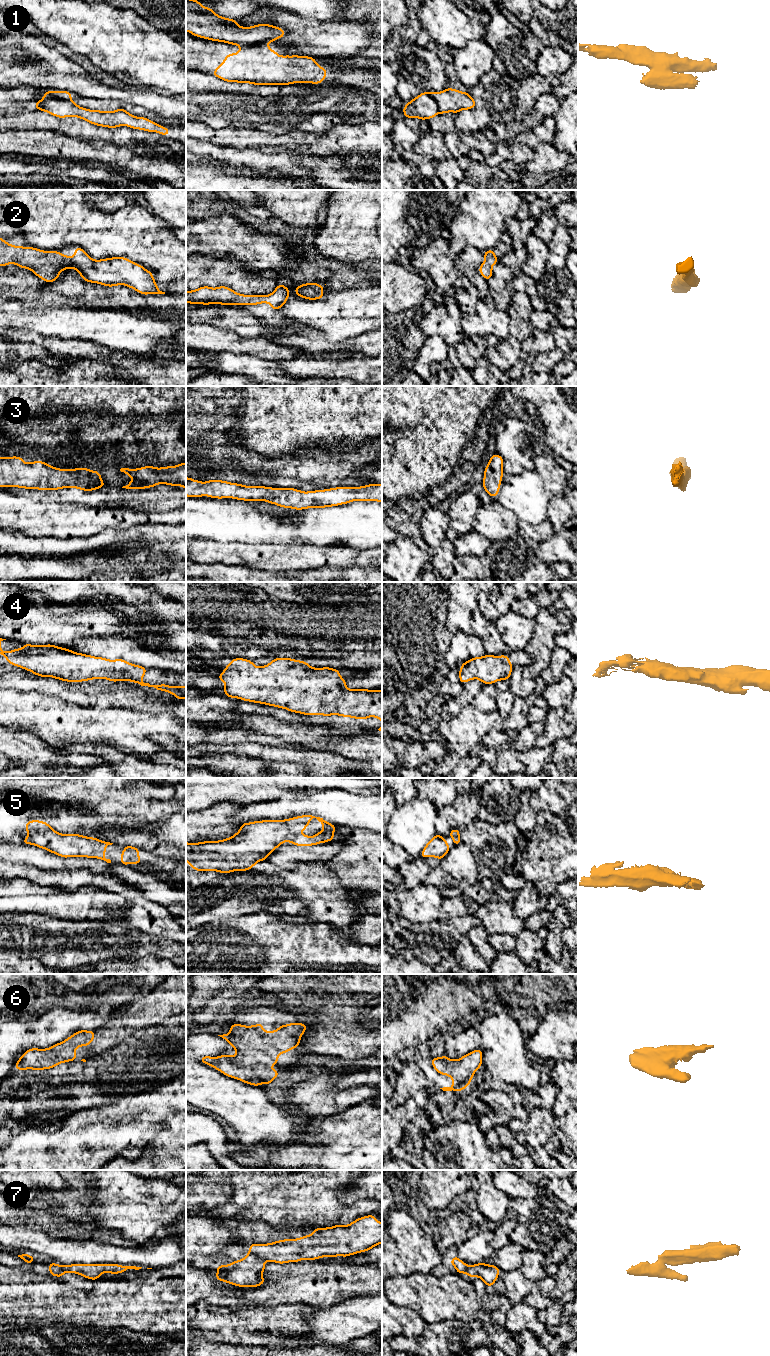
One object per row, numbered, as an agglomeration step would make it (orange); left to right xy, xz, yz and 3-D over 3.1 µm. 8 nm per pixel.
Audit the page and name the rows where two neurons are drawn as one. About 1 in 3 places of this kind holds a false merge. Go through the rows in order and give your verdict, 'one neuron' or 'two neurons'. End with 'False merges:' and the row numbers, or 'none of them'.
1: two neurons
2: one neuron
3: one neuron
4: one neuron
5: one neuron
6: one neuron
7: two neurons
False merges: 1, 7

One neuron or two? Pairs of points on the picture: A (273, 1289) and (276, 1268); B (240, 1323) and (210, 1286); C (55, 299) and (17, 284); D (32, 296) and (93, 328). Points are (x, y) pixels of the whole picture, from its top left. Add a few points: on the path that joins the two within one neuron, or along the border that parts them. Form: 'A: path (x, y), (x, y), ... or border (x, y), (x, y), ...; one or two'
A: path (278, 1284), (278, 1273); one
B: border (203, 1299), (226, 1305), (234, 1311), (249, 1308); two
C: path (46, 299), (38, 297), (26, 287); one
D: border (17, 299), (23, 302), (39, 302); two

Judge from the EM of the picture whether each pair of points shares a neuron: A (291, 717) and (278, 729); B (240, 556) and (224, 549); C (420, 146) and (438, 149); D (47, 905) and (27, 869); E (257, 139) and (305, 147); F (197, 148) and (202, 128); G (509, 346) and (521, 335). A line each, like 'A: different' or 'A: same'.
A: different
B: same
C: same
D: different
E: same
F: different
G: same

